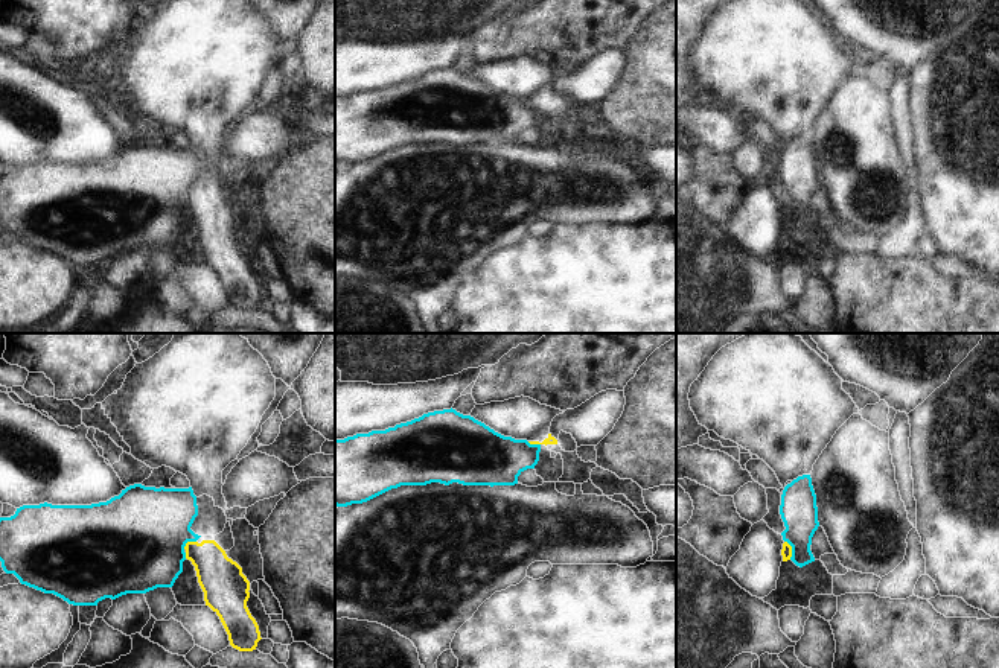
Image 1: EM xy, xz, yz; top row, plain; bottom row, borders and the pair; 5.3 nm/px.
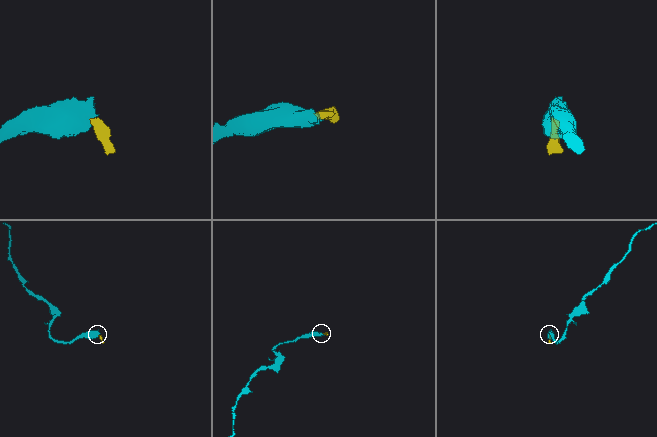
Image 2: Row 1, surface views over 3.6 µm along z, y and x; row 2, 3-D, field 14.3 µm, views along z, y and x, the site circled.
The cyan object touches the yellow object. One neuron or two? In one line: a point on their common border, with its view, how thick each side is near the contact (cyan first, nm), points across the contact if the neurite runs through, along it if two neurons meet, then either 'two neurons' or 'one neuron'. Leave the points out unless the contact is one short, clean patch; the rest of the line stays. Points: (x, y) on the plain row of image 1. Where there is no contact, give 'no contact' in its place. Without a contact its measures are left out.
meets cyan in yz at (792, 209); 200 nm thick on the cyan side, 60 nm on the other; border along yz (785, 200), (791, 206), (791, 218); two neurons

